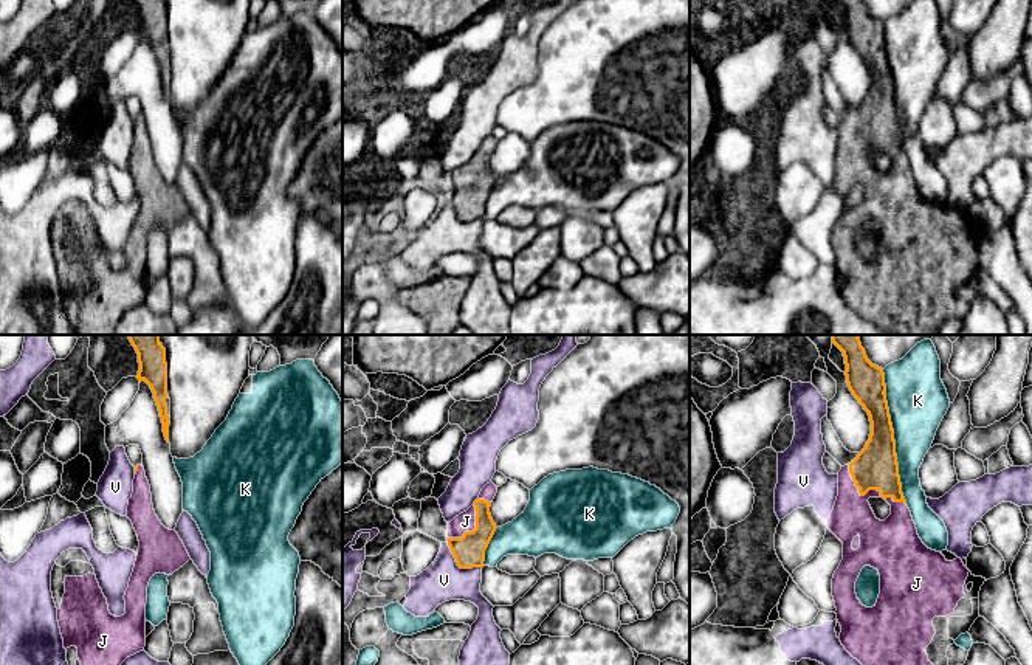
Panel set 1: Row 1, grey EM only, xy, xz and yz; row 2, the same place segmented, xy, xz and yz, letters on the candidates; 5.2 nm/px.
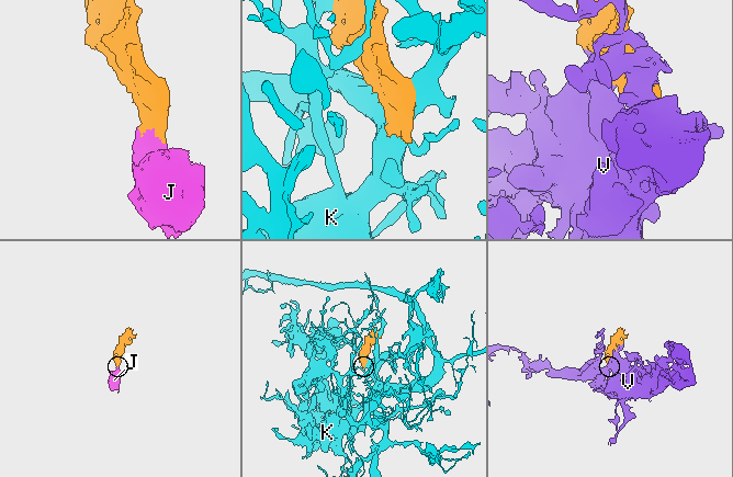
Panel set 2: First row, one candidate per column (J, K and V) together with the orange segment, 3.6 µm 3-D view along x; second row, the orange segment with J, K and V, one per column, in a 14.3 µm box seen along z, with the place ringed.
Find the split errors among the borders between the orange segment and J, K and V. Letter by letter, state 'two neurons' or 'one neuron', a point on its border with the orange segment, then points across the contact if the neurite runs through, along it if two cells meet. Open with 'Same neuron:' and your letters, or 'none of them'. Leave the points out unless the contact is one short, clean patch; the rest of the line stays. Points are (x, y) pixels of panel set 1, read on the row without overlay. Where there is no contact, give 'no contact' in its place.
Same neuron: J
J: one neuron; contact yz (859, 143)
K: two neurons; contact yz (893, 89)
V: two neurons; contact xz (459, 219)

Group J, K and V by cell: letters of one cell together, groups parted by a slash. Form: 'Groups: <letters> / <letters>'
Groups: J / K / V

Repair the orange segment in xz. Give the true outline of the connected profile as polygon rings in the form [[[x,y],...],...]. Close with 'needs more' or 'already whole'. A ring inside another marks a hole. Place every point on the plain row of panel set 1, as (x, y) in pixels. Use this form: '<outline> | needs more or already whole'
[[[487,136],[474,157],[448,177],[448,198],[460,222],[483,220],[485,203],[496,184],[490,160],[497,140]]] | needs more

